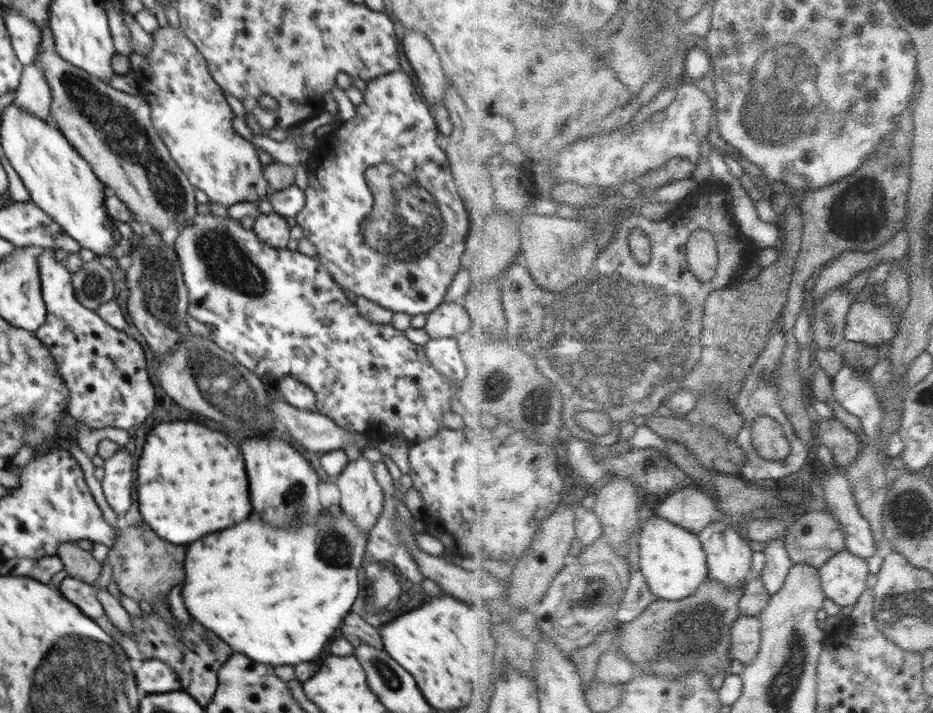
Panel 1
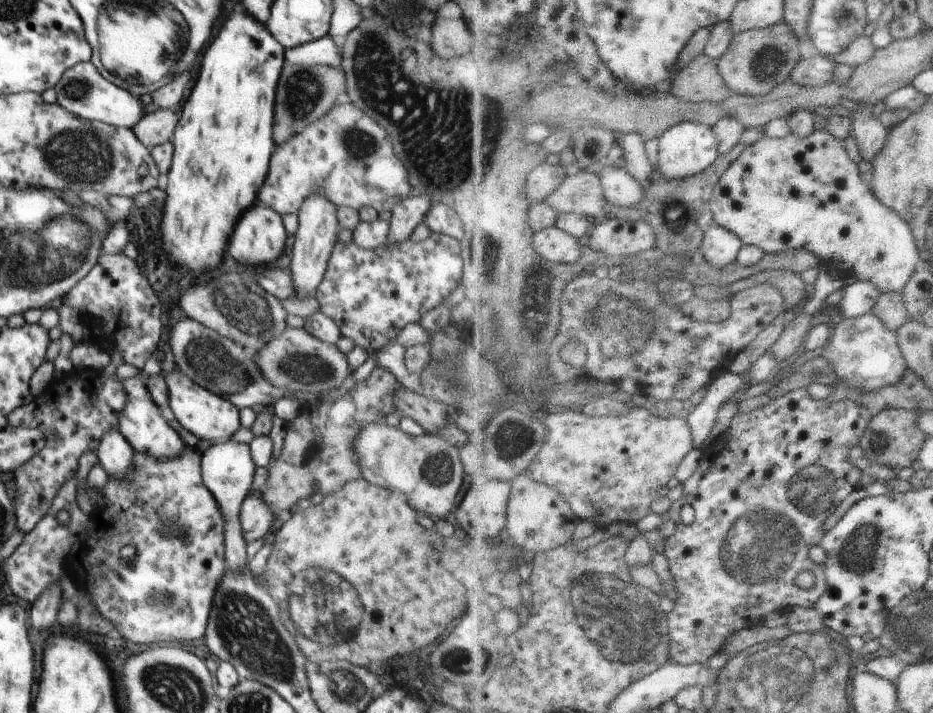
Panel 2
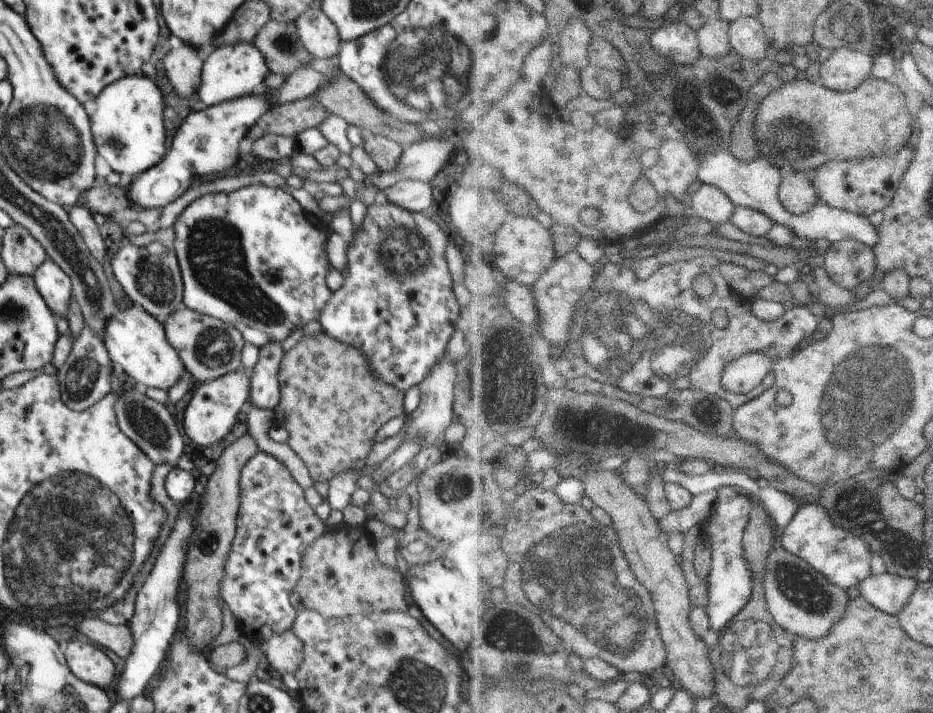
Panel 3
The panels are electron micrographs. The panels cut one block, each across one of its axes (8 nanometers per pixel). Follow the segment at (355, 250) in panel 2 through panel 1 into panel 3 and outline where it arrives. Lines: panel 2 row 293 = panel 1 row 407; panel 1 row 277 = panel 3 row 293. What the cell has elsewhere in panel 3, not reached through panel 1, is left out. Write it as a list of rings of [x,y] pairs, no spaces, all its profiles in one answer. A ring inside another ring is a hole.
[[[261,184],[244,186],[232,192],[217,192],[205,194],[202,198],[197,198],[180,213],[173,224],[176,238],[174,240],[175,253],[181,268],[181,276],[184,284],[183,305],[196,312],[217,318],[235,326],[241,332],[246,343],[253,344],[258,348],[263,347],[268,342],[282,343],[297,328],[302,328],[312,320],[319,320],[322,310],[326,308],[328,300],[332,298],[332,293],[326,286],[326,275],[330,269],[328,260],[327,242],[328,232],[326,228],[318,229],[310,224],[306,218],[306,210],[288,192],[281,188],[272,188]]]

